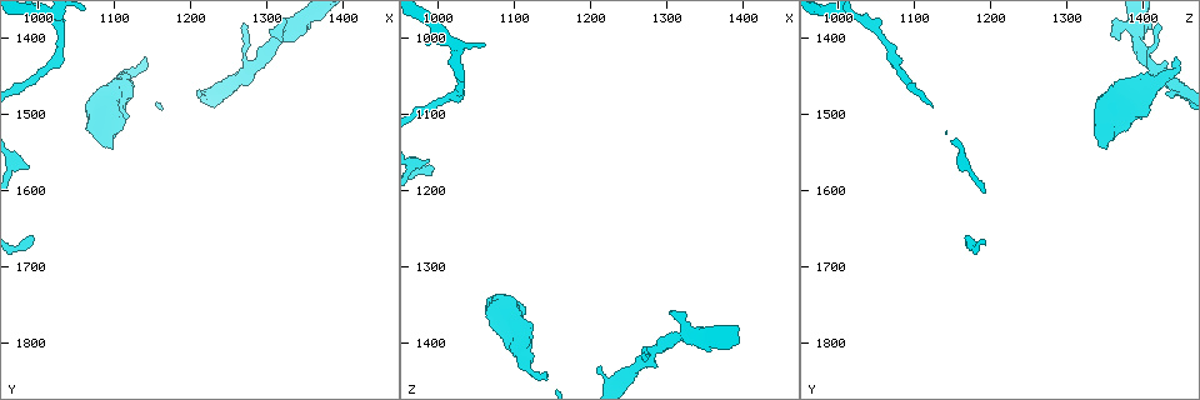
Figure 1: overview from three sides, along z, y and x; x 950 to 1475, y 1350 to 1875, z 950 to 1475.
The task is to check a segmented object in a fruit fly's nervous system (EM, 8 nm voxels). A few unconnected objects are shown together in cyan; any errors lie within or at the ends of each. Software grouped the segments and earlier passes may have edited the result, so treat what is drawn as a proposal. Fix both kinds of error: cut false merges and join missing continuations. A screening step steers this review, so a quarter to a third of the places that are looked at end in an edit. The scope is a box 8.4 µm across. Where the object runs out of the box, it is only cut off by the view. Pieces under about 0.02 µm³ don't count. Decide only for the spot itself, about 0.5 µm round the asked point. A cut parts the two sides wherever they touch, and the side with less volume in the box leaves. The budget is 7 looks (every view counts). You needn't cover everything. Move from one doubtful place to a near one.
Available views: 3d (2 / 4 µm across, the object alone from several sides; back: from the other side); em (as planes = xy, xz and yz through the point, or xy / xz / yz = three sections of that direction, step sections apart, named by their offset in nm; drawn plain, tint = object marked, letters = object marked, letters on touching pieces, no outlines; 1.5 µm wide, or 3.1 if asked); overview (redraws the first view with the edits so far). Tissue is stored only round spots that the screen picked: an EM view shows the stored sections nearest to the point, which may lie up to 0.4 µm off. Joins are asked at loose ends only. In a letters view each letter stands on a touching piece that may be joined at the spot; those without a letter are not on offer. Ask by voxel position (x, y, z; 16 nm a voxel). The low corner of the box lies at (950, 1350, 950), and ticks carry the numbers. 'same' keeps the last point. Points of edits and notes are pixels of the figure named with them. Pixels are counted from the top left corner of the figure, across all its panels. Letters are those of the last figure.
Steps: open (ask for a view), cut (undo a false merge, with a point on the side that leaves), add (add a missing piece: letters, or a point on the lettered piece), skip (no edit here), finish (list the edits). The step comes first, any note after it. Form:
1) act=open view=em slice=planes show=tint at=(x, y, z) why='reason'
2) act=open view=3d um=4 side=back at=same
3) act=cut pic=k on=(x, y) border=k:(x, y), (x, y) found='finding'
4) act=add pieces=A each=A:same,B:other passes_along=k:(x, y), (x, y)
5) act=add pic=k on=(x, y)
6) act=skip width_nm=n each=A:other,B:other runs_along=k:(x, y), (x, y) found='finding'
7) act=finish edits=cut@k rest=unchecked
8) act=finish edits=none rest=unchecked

act=open view=3d um=4 at=(1100, 1540, 1350) why='thick end'

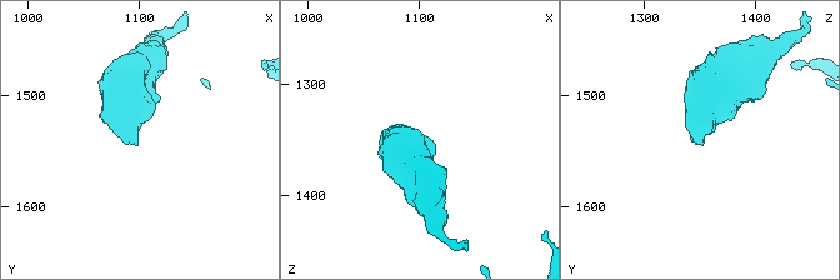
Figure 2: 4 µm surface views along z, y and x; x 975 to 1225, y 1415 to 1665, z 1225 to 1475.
act=open view=em slice=planes show=letters at=(1100, 1546, 1356) why='shape alone is not enough'

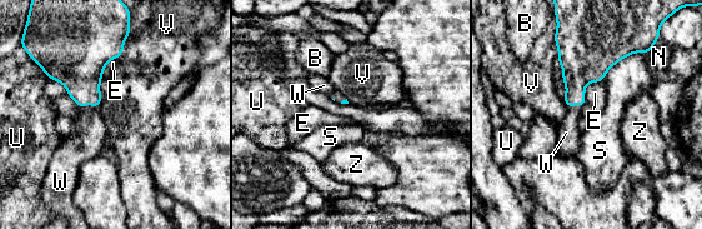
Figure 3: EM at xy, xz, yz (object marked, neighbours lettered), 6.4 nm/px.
act=add pieces=W each=B:other,E:other,N:other,S:other,U:other,V:other,W:same,Z:other passes_along=3:(79, 65), (89, 103), (90, 138) found='the neuron continues'

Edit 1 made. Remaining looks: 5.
act=open view=overview why='see it whole again'

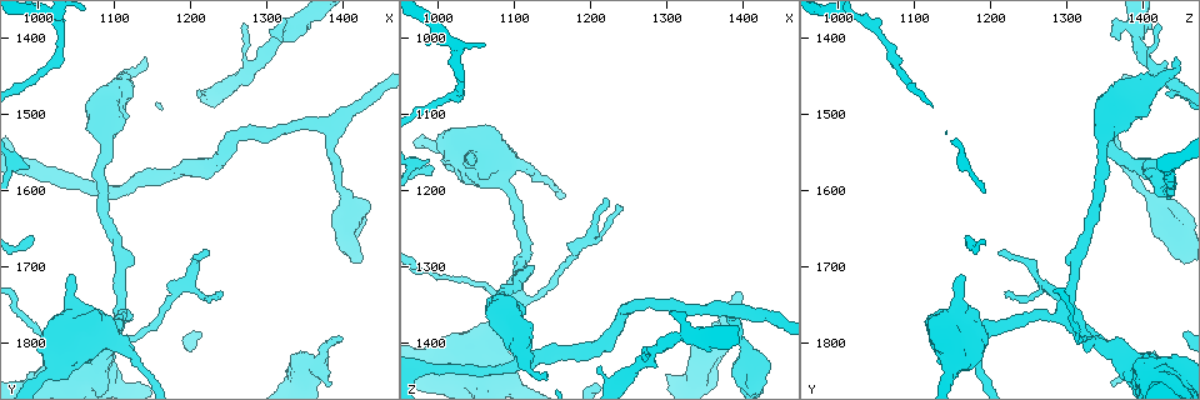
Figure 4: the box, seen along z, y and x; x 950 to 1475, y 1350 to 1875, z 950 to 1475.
act=open view=em slice=planes show=letters at=(1145, 1425, 1445) why='free end'

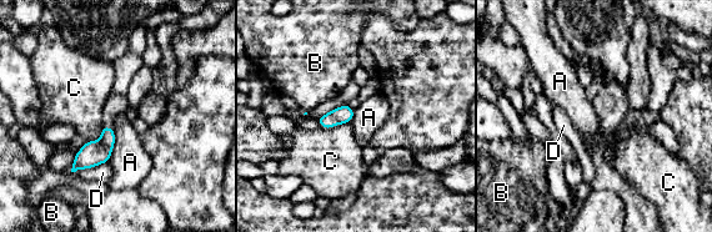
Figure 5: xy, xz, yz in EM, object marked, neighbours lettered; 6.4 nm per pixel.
act=skip each=A:other,B:other,C:other,D:other border=5:(115, 131), (115, 144), (108, 161) found='none of them fits'

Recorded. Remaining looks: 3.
act=open view=em slice=xz step=8 show=letters at=(1305, 1395, 1360) why='branch stops here'

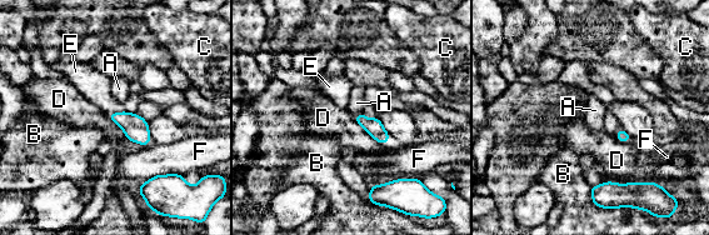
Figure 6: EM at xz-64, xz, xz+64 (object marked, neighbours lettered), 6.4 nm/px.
act=open view=em slice=planes show=letters at=same why='cut it another way'

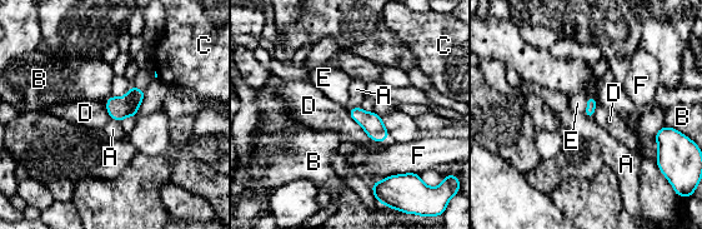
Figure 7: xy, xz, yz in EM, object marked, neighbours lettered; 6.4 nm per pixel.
act=add pieces=E each=A:other,B:other,C:other,D:other,E:same,F:other found='it goes on there'

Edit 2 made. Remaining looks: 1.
act=finish edits=add@3,add@7 rest=unchecked

